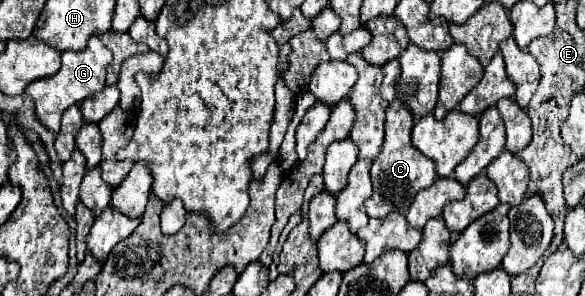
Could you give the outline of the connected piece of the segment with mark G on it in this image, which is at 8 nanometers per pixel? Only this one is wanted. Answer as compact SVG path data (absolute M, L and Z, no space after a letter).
M89 38L87 48L81 52L63 52L63 64L61 70L49 78L39 78L37 82L31 82L25 88L25 94L29 94L35 100L35 112L39 120L53 132L59 132L61 126L61 114L73 104L79 104L87 96L95 94L105 86L105 68L111 62L109 48L97 38Z

